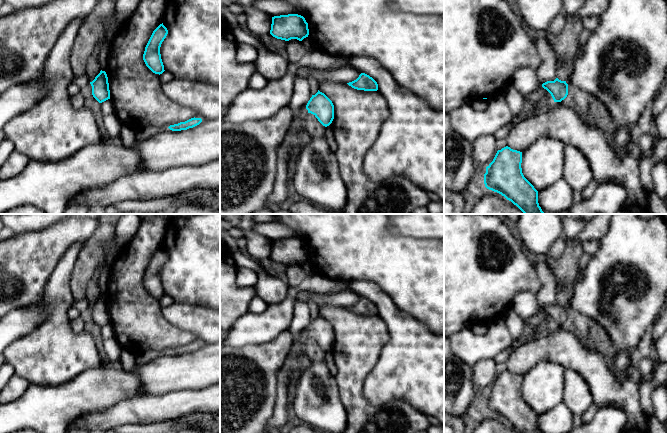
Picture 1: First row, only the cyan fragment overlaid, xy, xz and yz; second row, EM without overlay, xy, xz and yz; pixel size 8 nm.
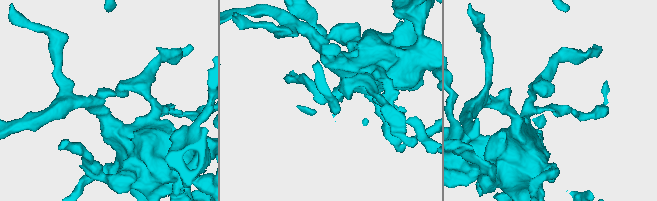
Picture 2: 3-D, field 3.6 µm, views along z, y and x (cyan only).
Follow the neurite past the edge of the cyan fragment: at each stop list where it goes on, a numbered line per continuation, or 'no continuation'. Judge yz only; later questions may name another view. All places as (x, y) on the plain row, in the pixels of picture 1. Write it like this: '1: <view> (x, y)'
no continuation

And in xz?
1: xz (293, 362)

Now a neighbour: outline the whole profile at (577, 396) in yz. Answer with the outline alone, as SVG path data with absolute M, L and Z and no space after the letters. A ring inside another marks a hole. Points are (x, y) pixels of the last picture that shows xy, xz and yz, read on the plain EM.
M565 370L564 400L573 415L582 416L594 405L590 388L584 378L577 372Z

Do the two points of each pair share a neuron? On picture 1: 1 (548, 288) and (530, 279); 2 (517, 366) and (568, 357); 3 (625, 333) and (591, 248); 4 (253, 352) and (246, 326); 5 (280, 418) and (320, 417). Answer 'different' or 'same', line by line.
1: different
2: same
3: different
4: different
5: different

